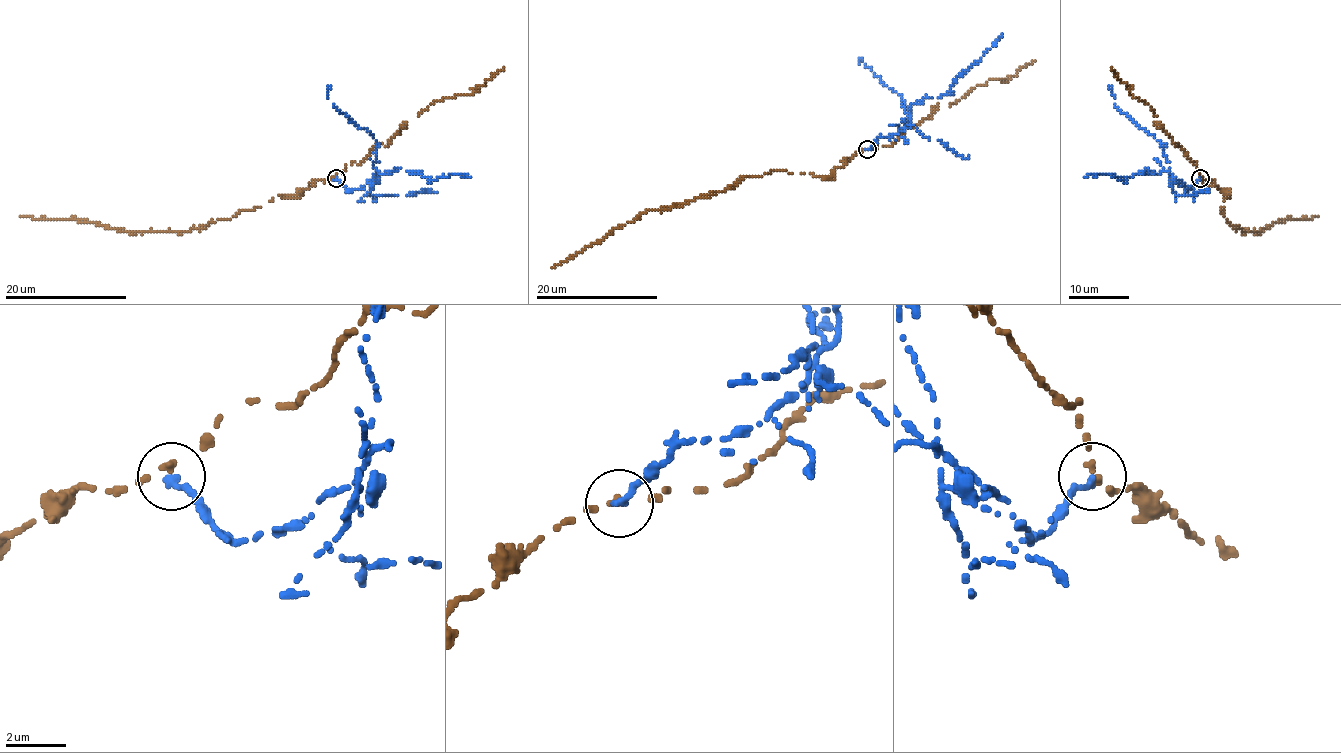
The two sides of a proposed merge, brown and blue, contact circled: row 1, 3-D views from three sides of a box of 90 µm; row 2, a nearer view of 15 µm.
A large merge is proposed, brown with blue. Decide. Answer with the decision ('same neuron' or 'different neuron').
different neuron

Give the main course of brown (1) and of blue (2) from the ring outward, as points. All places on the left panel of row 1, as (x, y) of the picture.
1: (336, 177), (317, 181), (296, 196), (278, 196), (231, 219), (178, 232), (111, 229), (74, 219), (21, 215)
2: (336, 177), (348, 191), (363, 188), (380, 171), (389, 173), (395, 168), (436, 179), (450, 173), (471, 177)

